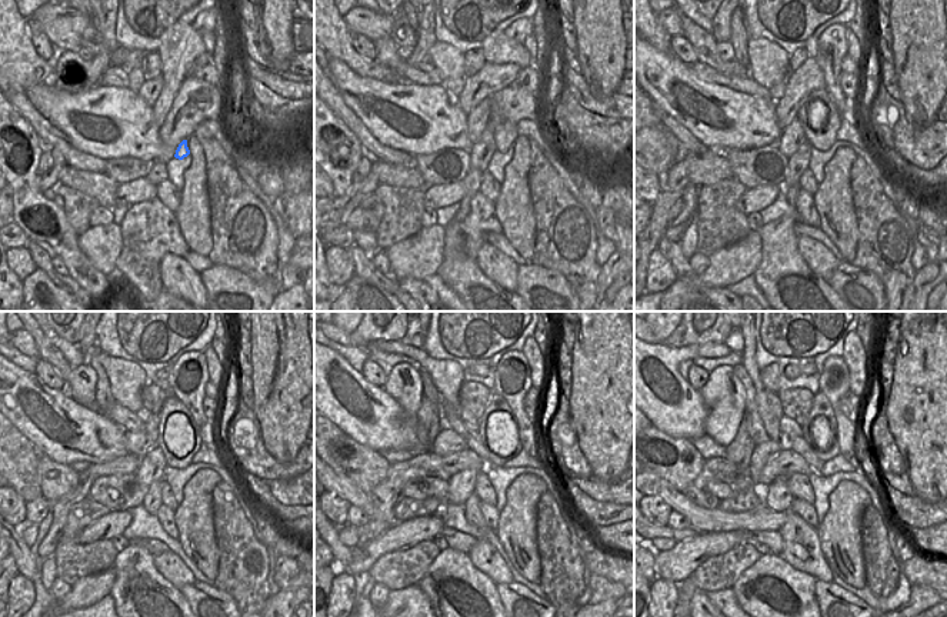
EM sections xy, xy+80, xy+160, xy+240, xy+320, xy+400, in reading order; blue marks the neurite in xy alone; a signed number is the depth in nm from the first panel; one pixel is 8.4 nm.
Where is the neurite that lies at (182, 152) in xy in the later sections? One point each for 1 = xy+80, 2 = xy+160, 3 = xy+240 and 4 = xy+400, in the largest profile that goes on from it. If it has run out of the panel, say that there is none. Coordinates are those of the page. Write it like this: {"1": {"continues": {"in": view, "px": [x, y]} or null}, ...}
{"1": {"continues": {"in": "xy+80", "px": [506, 133]}}, "2": {"continues": {"in": "xy+160", "px": [819, 117]}}, "3": {"continues": {"in": "xy+240", "px": [179, 437]}}, "4": {"continues": {"in": "xy+400", "px": [819, 430]}}}

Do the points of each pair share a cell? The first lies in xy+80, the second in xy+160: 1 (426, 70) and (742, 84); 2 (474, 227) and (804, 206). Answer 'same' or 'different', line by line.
1: different
2: same

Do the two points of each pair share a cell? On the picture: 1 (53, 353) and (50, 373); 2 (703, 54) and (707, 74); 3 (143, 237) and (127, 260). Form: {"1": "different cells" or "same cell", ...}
{"1": "different cells", "2": "different cells", "3": "same cell"}

